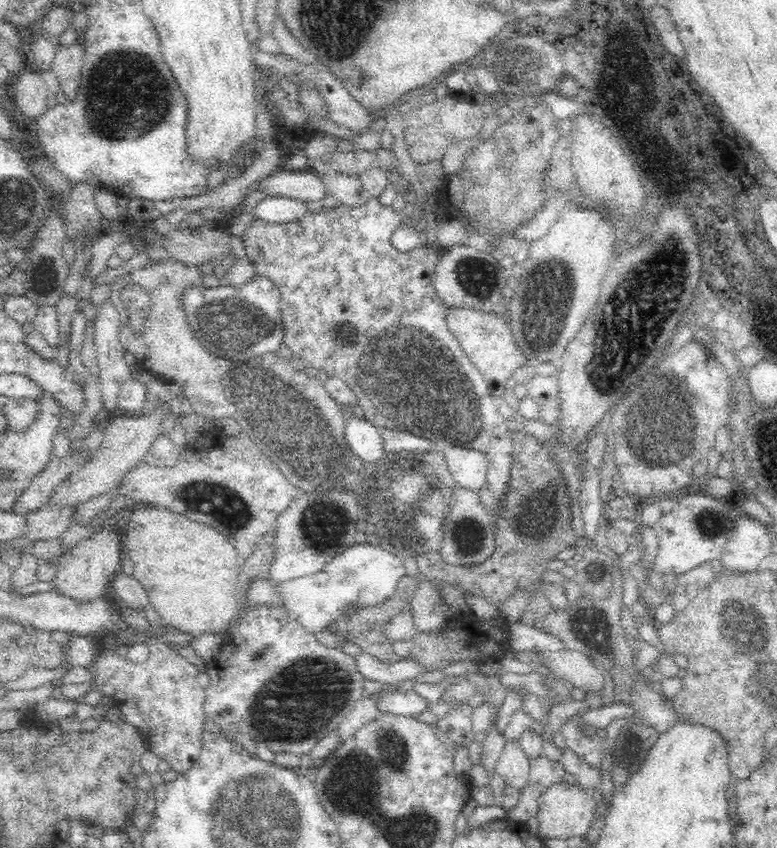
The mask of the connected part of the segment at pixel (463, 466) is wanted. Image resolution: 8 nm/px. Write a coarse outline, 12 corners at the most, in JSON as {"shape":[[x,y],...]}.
{"shape":[[454,445],[443,449],[456,484],[485,484],[488,460]]}

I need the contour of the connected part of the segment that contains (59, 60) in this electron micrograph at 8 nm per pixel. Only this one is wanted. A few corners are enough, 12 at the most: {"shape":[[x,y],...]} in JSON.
{"shape":[[62,46],[51,70],[72,102],[82,78],[82,46]]}

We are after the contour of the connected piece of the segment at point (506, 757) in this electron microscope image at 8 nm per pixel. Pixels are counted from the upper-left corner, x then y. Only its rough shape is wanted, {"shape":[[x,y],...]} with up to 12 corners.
{"shape":[[508,739],[491,776],[510,788],[526,786],[529,757],[519,739]]}

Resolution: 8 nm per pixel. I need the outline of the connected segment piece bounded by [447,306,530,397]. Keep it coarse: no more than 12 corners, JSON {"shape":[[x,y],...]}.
{"shape":[[450,306],[450,332],[504,396],[512,372],[530,362],[508,316]]}

